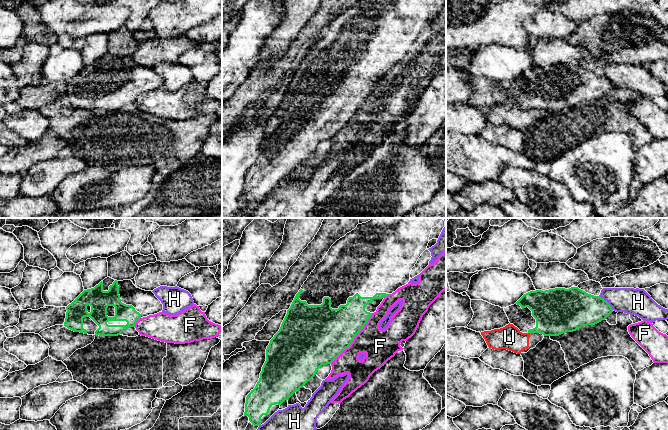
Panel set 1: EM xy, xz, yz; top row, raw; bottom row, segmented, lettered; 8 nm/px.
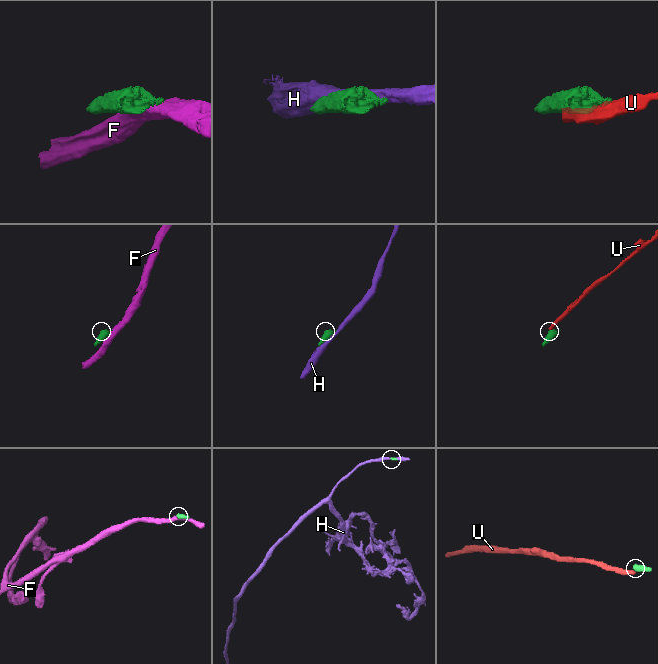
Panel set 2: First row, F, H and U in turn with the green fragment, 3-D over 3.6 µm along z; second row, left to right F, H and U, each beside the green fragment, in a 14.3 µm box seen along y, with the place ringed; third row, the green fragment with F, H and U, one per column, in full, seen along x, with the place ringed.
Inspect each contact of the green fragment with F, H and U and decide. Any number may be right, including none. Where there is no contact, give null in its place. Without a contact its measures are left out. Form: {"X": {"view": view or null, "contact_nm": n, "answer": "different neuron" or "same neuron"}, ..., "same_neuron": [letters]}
{"F": {"view": "xz", "contact_nm": 550, "answer": "different neuron"}, "H": {"view": "yz", "contact_nm": 170, "answer": "different neuron"}, "U": {"view": "yz", "contact_nm": 50, "answer": "different neuron"}, "same_neuron": []}

